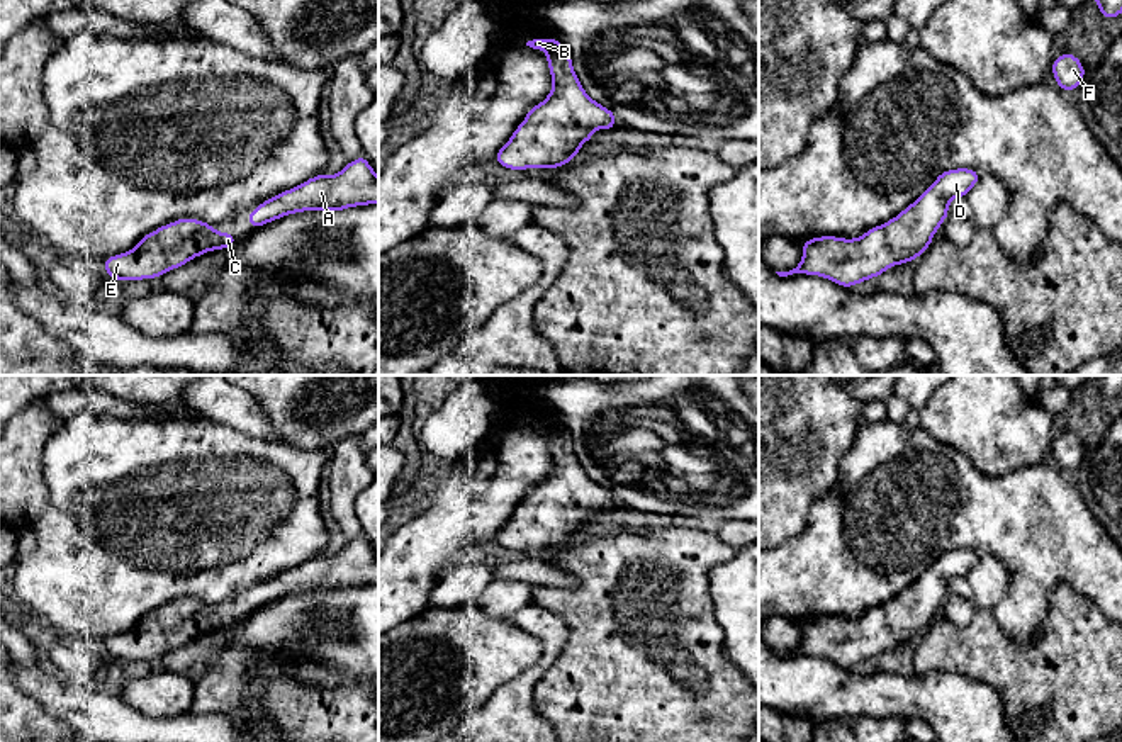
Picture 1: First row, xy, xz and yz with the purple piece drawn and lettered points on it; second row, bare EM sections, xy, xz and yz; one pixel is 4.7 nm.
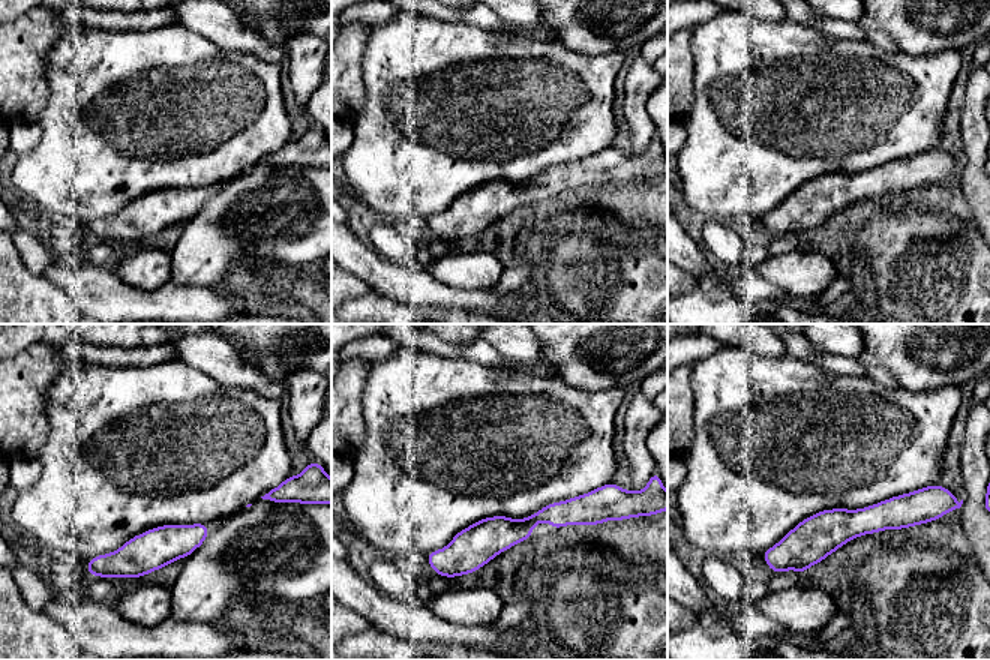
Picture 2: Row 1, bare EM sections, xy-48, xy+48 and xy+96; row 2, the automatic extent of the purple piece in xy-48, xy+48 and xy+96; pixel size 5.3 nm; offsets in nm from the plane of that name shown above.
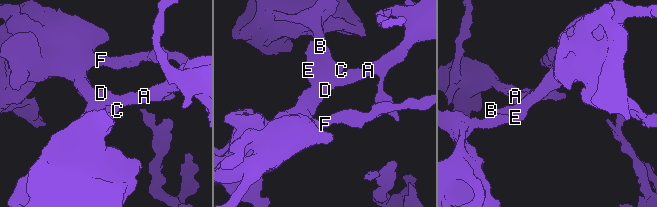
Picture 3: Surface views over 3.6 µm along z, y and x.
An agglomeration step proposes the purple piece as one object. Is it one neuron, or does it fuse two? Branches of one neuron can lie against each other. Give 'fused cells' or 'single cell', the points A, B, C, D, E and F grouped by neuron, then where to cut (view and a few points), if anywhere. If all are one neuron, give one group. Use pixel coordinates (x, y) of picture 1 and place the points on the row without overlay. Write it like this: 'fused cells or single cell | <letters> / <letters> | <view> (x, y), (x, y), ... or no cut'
single cell | A B C D E F | no cut

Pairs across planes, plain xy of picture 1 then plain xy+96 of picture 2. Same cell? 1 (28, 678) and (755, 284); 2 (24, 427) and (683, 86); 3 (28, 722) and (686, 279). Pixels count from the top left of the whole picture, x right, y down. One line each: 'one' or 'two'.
1: one
2: one
3: one

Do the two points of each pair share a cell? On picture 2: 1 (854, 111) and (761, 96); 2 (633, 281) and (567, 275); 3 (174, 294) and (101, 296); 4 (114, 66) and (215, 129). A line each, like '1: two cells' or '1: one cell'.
1: one cell
2: one cell
3: one cell
4: one cell

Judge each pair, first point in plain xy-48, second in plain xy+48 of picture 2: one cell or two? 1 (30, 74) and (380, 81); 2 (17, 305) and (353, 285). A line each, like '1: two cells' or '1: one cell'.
1: two cells
2: one cell

